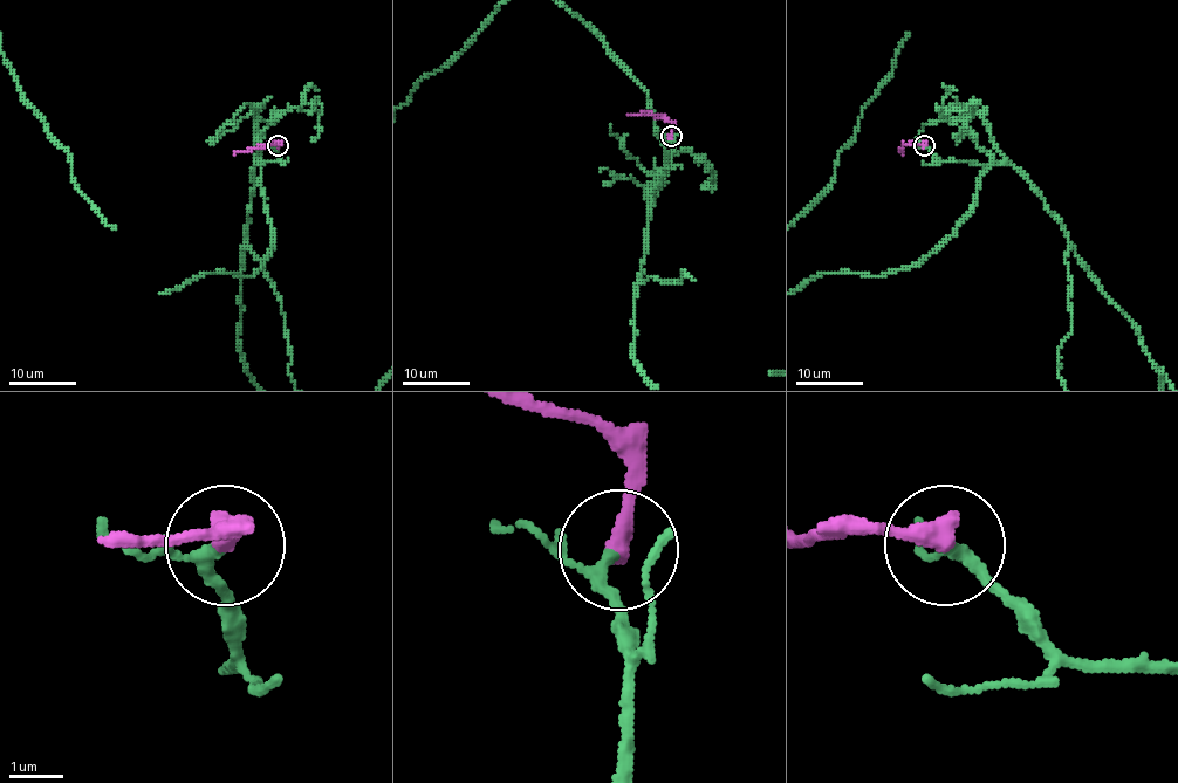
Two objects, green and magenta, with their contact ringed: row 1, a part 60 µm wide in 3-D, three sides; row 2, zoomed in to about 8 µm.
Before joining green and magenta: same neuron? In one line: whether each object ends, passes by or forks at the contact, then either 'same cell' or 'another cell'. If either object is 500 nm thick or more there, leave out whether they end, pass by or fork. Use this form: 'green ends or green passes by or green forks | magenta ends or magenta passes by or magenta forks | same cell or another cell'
green passes by | magenta ends | same cell

